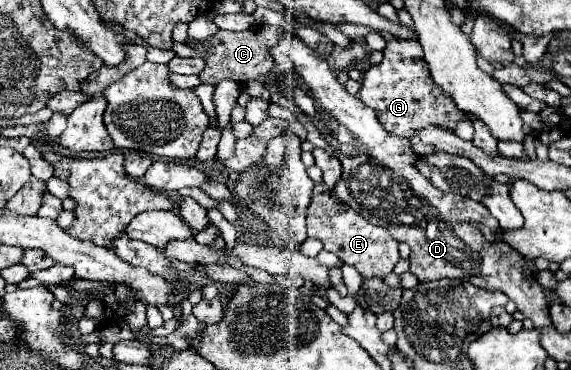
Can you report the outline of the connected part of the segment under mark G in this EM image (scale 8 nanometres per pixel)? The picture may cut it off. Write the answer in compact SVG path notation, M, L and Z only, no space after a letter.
M386 33L386 49L384 49L384 59L376 65L368 65L362 77L362 89L360 89L360 99L374 109L376 119L380 125L398 137L408 137L416 129L428 127L428 125L442 125L454 131L456 123L460 119L466 119L462 111L456 109L452 97L444 93L430 77L428 65L424 61L422 45L418 41L400 41L392 35Z

